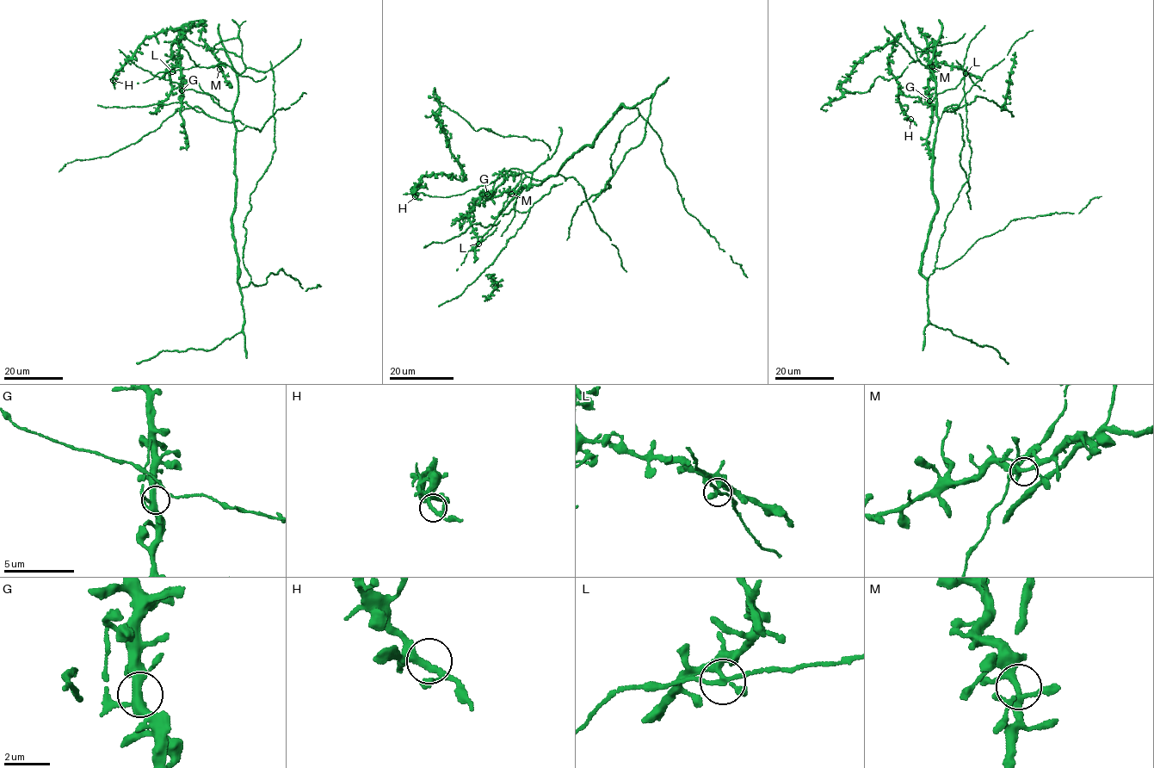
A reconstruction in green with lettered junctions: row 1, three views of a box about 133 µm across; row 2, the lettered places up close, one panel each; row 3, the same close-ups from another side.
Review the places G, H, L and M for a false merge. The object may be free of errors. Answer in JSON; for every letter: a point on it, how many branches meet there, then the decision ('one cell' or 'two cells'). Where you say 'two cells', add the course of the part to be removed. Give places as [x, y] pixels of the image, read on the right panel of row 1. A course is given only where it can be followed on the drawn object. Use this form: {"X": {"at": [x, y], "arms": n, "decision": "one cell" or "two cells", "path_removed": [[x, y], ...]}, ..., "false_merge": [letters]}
{"G": {"at": [929, 101], "arms": 4, "decision": "one cell"}, "H": {"at": [910, 119], "arms": 3, "decision": "one cell"}, "L": {"at": [965, 73], "arms": 4, "decision": "one cell"}, "M": {"at": [932, 66], "arms": 4, "decision": "one cell"}, "false_merge": []}

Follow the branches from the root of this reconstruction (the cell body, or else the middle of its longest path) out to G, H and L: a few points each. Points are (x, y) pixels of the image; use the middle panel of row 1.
G: (558, 172), (541, 181), (530, 178), (515, 168), (503, 170), (493, 181), (478, 188), (487, 194)
H: (558, 172), (541, 181), (513, 168), (489, 183), (448, 197), (416, 192), (416, 185), (415, 196)
L: (558, 172), (541, 181), (513, 168), (478, 188), (485, 193), (474, 201), (468, 215), (478, 244)

